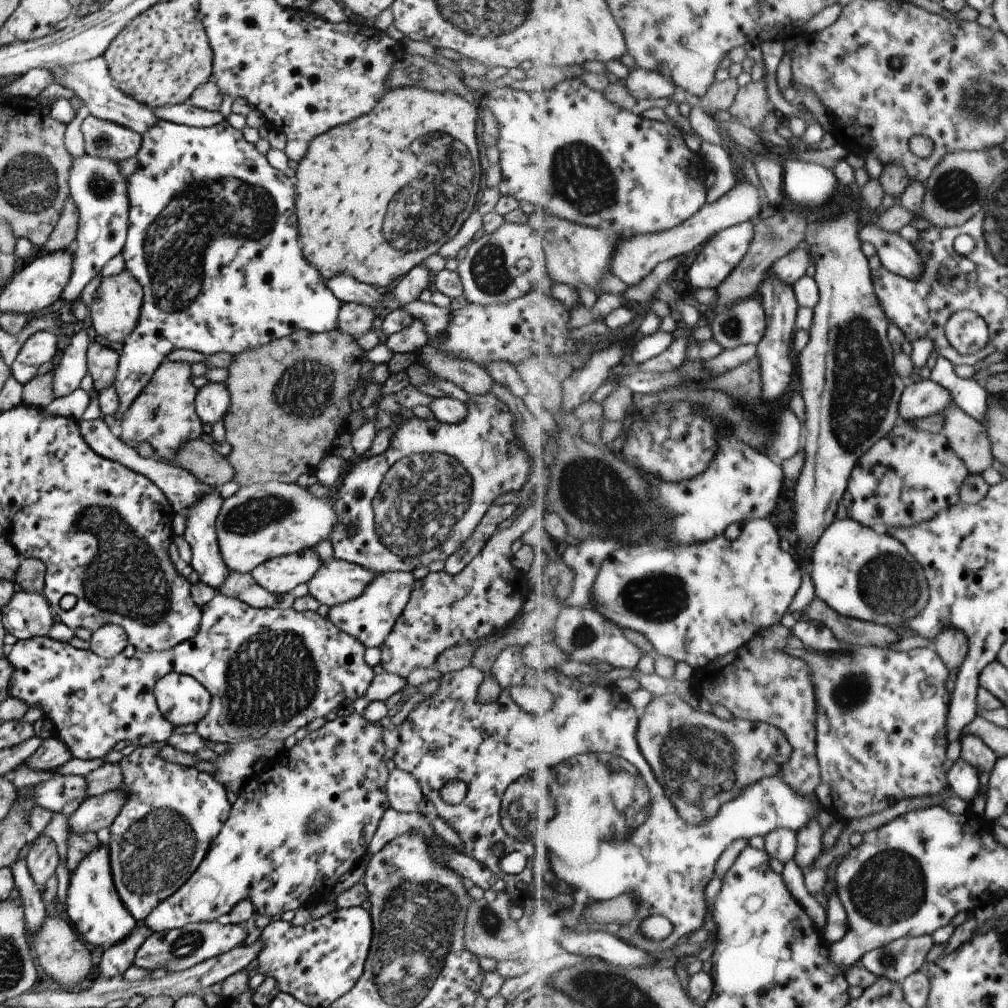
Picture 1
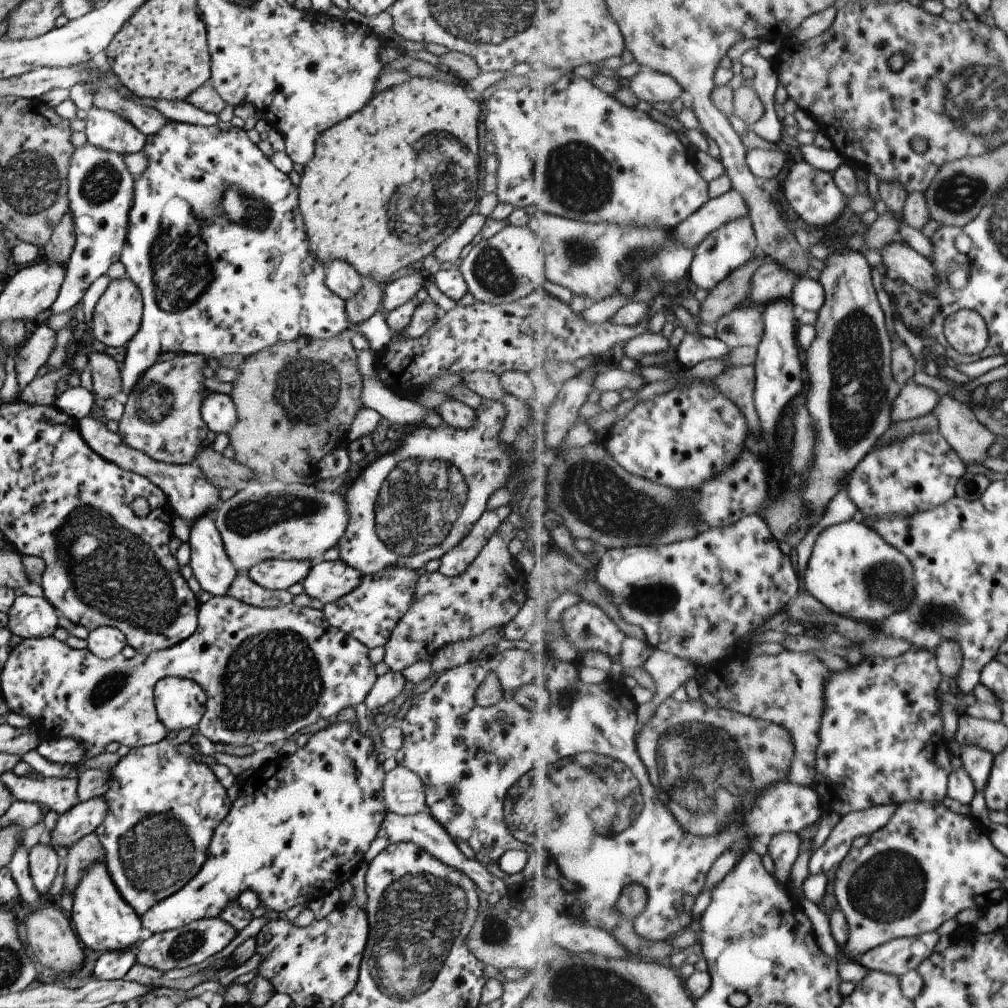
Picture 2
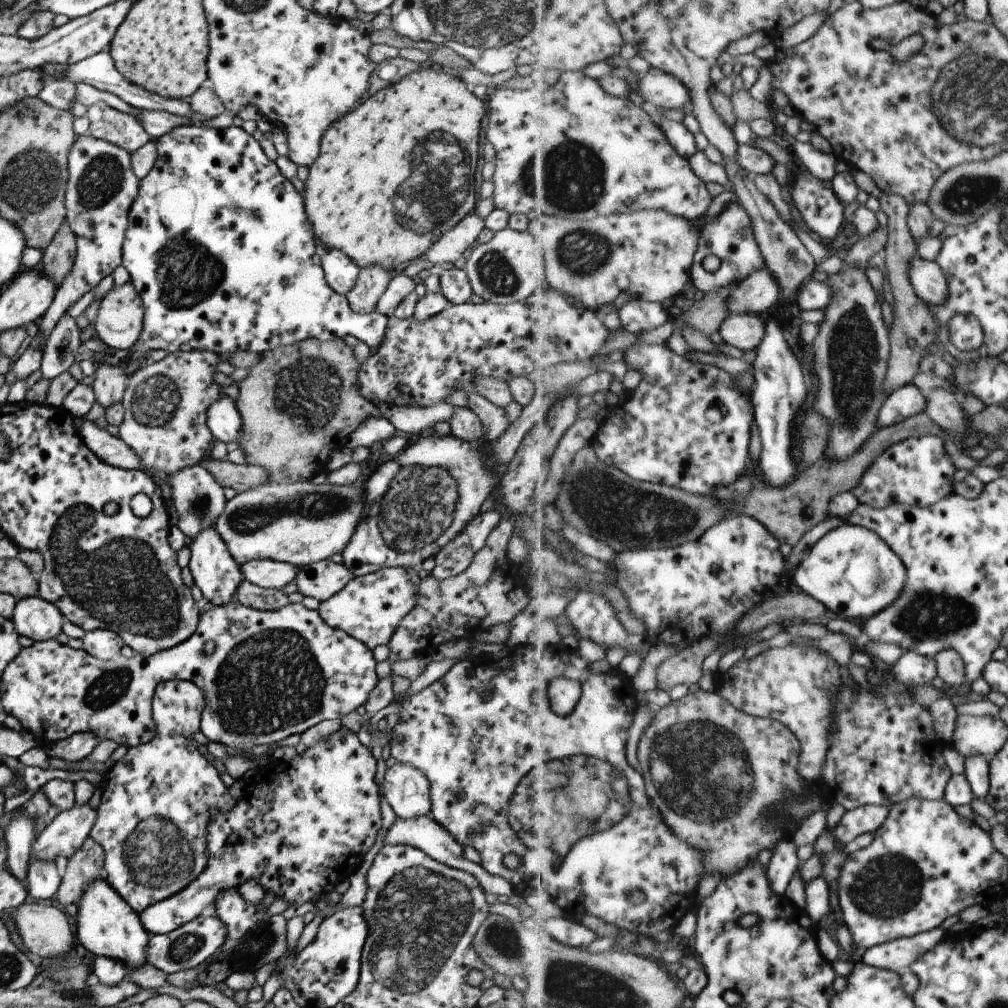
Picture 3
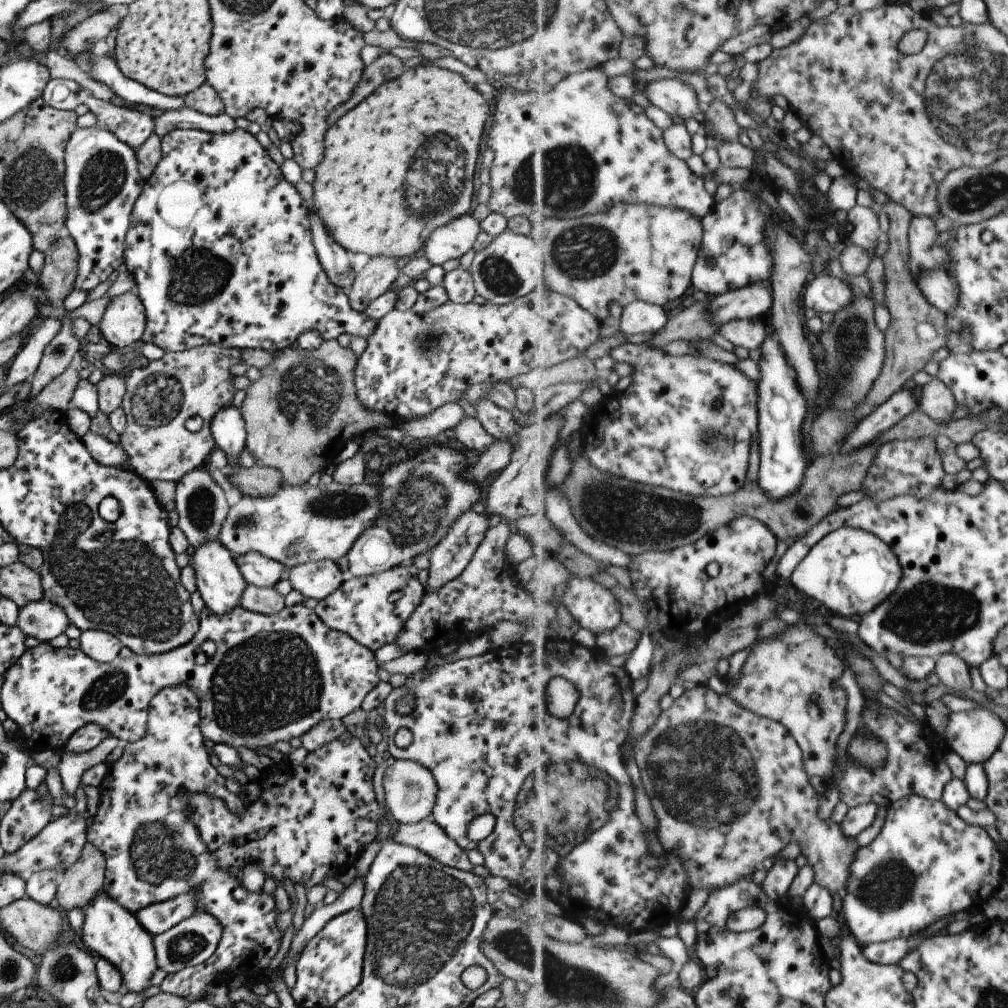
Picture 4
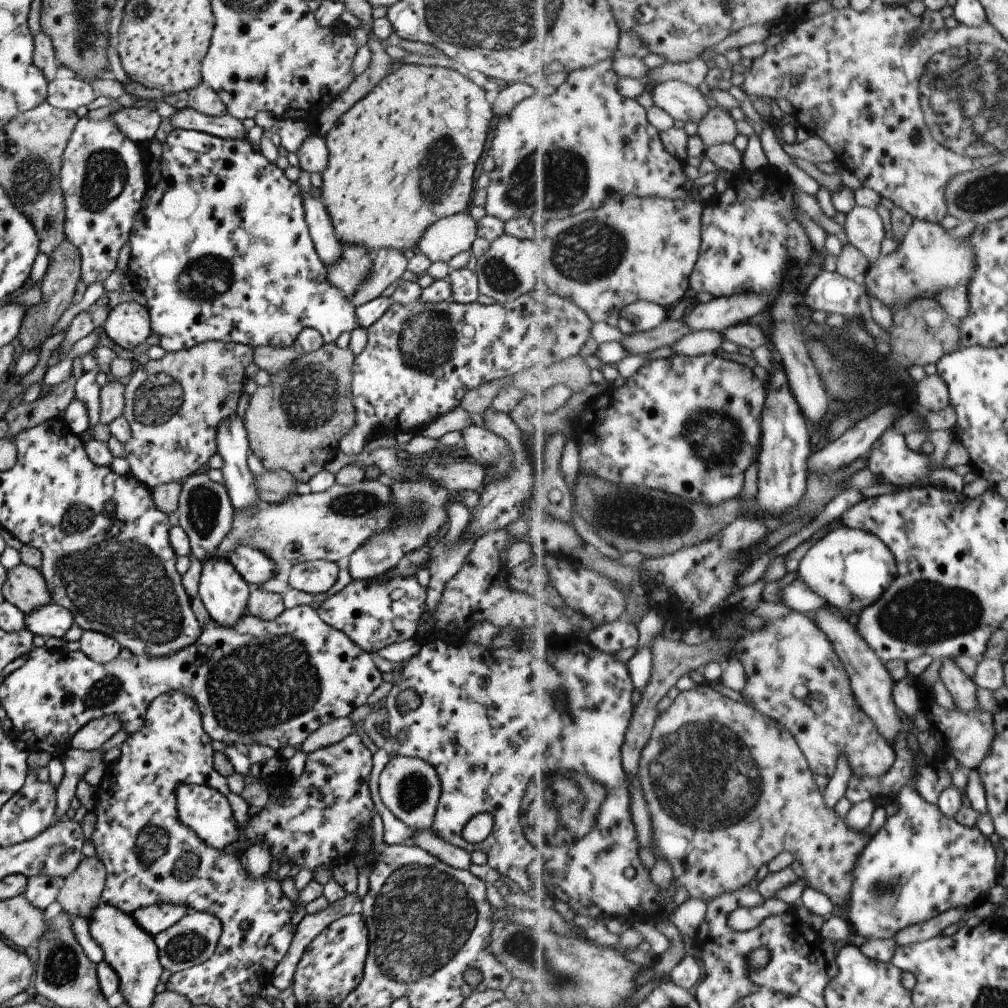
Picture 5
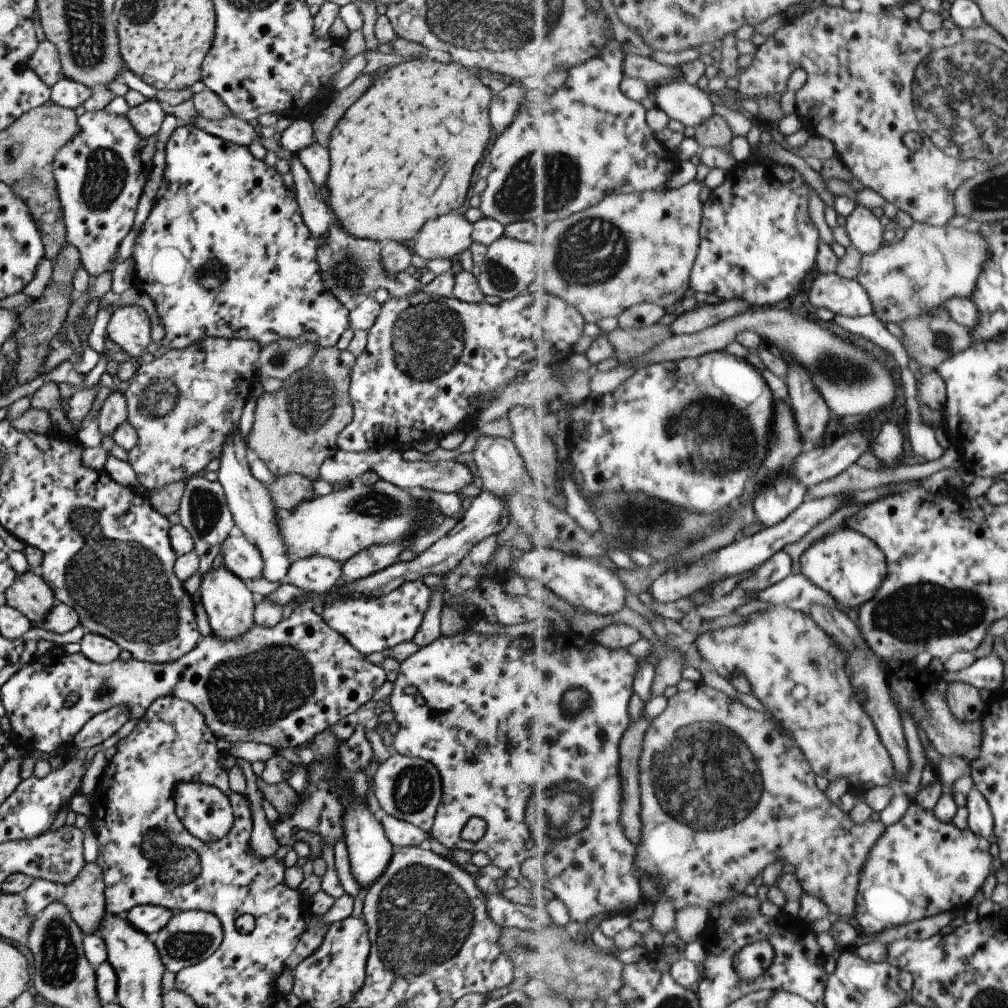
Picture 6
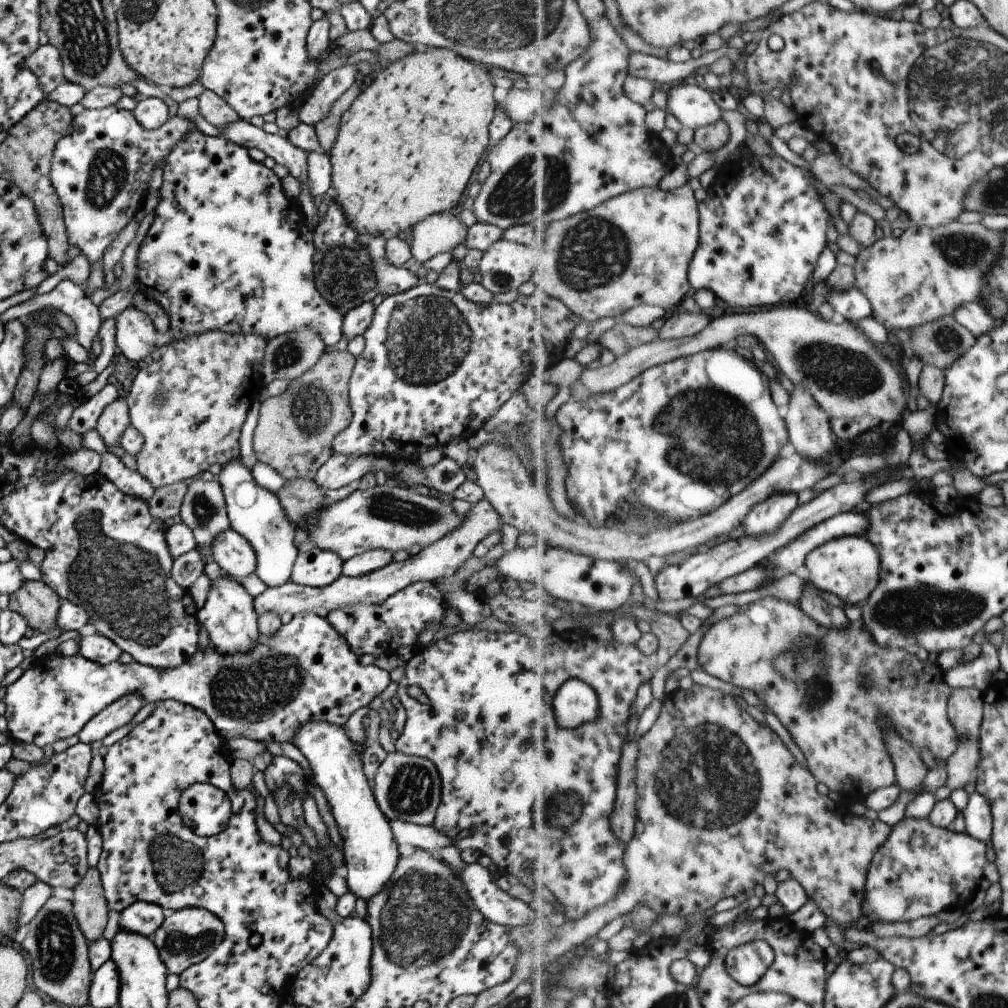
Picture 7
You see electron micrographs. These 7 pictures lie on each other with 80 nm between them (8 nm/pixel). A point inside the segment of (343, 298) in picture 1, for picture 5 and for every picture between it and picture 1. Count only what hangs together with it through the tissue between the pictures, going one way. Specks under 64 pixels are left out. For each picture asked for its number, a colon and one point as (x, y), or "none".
2: (340, 278)
3: (340, 273)
4: (333, 259)
5: (320, 230)

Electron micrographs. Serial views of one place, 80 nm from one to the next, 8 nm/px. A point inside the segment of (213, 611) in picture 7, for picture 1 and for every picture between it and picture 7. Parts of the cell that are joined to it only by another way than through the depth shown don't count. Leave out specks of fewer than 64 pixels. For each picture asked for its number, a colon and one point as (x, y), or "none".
1: (205, 560)
2: (210, 566)
3: (213, 570)
4: (217, 578)
5: (223, 592)
6: (228, 605)

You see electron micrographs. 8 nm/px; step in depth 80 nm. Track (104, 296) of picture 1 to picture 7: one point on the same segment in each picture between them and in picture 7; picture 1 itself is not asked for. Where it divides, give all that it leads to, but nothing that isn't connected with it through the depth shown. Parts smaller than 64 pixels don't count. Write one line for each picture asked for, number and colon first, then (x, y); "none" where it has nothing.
2: (116, 315)
3: (118, 323)
4: (123, 321)
5: (127, 324)
6: (128, 326)
7: (134, 335)

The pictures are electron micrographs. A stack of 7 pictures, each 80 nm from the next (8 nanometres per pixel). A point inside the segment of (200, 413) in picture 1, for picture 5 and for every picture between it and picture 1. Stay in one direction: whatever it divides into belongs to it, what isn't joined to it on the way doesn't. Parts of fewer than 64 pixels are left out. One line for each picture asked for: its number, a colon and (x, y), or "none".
2: (217, 410)
3: (222, 418)
4: (226, 426)
5: (231, 442)

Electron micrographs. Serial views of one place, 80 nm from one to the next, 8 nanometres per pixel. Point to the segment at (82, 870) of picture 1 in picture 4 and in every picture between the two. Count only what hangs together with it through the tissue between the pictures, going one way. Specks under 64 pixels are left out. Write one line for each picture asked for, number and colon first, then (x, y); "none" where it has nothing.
2: (101, 919)
3: (105, 924)
4: (108, 930)

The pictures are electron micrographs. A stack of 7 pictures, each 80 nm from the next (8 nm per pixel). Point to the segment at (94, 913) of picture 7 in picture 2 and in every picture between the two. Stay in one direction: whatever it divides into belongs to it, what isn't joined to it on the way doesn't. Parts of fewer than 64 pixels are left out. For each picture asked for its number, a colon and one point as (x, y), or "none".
2: (88, 849)
3: (86, 864)
4: (80, 881)
5: (79, 893)
6: (83, 898)

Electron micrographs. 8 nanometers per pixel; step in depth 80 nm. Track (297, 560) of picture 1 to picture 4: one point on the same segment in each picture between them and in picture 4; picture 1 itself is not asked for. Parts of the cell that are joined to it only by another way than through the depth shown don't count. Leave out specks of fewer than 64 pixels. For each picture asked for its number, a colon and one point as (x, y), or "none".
2: (274, 574)
3: (264, 573)
4: (256, 570)

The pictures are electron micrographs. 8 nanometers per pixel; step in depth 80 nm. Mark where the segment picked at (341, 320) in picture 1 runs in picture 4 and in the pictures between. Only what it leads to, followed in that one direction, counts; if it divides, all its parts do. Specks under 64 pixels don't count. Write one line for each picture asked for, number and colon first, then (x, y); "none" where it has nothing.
2: (358, 307)
3: (371, 281)
4: (378, 273)

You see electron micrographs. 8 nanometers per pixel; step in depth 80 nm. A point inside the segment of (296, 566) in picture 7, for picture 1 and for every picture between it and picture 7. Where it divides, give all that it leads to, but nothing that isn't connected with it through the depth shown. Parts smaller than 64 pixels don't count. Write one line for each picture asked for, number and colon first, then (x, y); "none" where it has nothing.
1: (335, 581)
2: (327, 581)
3: (322, 579)
4: (316, 579)
5: (314, 577)
6: (315, 574)

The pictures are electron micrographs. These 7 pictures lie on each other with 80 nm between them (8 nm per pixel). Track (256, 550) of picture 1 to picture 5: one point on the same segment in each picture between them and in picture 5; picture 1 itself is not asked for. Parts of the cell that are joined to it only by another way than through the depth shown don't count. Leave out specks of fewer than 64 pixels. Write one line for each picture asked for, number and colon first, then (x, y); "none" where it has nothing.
2: (271, 520)
3: (300, 523)
4: (292, 526)
5: (328, 525)

